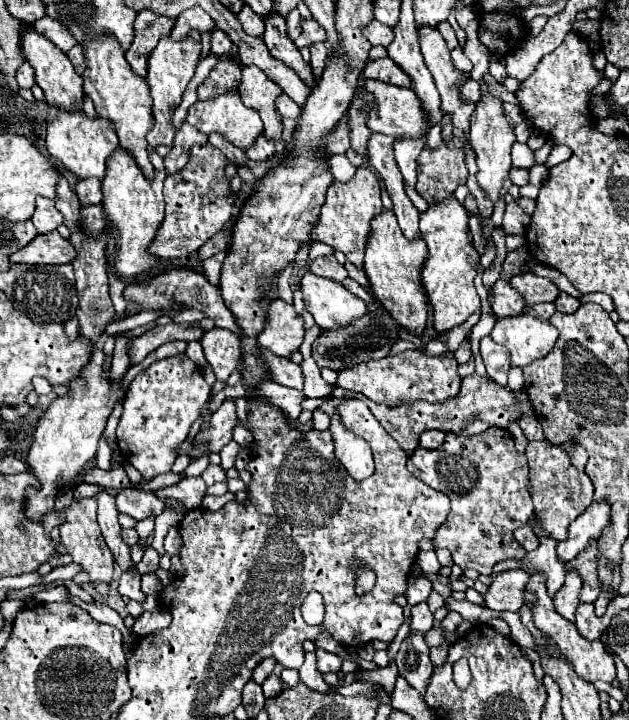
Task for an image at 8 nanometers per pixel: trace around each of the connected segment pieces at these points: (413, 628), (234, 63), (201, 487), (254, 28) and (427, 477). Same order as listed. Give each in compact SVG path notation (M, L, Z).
M418 603L418 605L410 605L410 613L412 613L412 623L410 623L410 635L422 635L426 631L432 629L432 623L434 623L434 617L432 613L428 611L428 605L426 603Z
M228 57L220 61L204 79L204 83L198 87L198 99L208 101L224 93L236 93L240 77L242 77L242 63L238 59Z
M198 475L198 477L188 477L186 483L176 483L172 487L166 487L166 489L160 489L156 491L161 499L166 497L172 497L172 499L178 499L182 501L188 509L194 509L202 503L202 497L206 495L206 483L204 479Z
M244 5L244 7L242 7L242 11L238 13L238 19L240 19L240 23L242 23L242 27L244 27L244 31L246 31L248 35L262 35L262 33L264 33L264 19L258 17L258 15L250 9L250 5Z
M486 429L480 435L464 437L458 433L446 433L446 441L436 449L418 447L408 459L408 471L416 475L426 485L446 493L452 499L452 509L446 521L436 529L434 547L446 547L452 551L452 559L462 569L476 569L480 575L490 575L492 567L502 559L520 561L526 555L526 549L518 545L514 539L514 529L528 523L532 517L532 501L530 501L530 481L528 481L528 465L526 457L514 449L514 439L506 429Z

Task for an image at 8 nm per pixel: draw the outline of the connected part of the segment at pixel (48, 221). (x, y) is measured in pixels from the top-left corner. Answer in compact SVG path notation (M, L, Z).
M36 197L36 211L32 215L32 223L38 229L38 233L48 233L54 231L58 225L62 225L64 217L62 213L54 207L52 199L46 197Z

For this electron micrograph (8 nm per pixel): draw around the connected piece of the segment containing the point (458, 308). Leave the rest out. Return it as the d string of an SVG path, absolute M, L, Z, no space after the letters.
M454 195L434 201L420 215L420 233L428 245L428 259L422 269L422 285L428 291L428 299L434 307L434 327L440 333L450 331L480 309L480 297L474 287L474 275L480 267L480 253L470 243L468 213L464 205Z

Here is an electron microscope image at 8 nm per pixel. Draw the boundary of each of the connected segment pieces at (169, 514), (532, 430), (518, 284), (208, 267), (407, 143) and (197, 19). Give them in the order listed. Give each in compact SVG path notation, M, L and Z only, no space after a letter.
M166 509L162 515L156 517L156 527L154 527L154 538L151 546L158 551L160 557L166 554L163 543L168 529L172 525L178 525L178 523L180 523L180 519L178 519L178 515L172 509Z
M524 415L524 417L518 419L518 425L522 427L522 431L524 431L524 435L526 435L528 441L532 441L532 439L544 439L540 421L538 421L536 417L532 417L532 415Z
M520 273L510 279L510 285L524 295L526 307L534 307L536 303L554 301L560 289L546 277L538 277L536 273Z
M216 253L212 257L208 257L202 267L204 267L204 273L206 273L206 279L212 283L212 285L218 285L220 283L220 269L222 269L222 263L226 259L226 253Z
M426 137L402 139L402 141L396 139L396 143L394 143L396 163L404 177L404 185L408 185L408 187L416 187L416 157L424 149L424 143L426 143Z
M192 7L192 9L186 9L182 11L178 17L176 17L176 23L174 23L174 29L170 33L170 37L174 41L180 41L184 39L192 29L198 29L200 33L210 33L216 29L214 25L214 19L202 9L202 7Z

